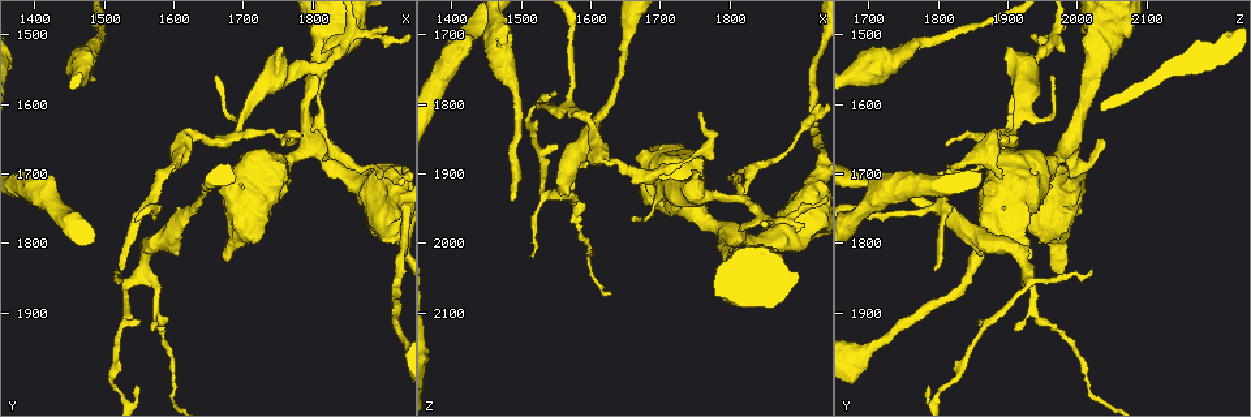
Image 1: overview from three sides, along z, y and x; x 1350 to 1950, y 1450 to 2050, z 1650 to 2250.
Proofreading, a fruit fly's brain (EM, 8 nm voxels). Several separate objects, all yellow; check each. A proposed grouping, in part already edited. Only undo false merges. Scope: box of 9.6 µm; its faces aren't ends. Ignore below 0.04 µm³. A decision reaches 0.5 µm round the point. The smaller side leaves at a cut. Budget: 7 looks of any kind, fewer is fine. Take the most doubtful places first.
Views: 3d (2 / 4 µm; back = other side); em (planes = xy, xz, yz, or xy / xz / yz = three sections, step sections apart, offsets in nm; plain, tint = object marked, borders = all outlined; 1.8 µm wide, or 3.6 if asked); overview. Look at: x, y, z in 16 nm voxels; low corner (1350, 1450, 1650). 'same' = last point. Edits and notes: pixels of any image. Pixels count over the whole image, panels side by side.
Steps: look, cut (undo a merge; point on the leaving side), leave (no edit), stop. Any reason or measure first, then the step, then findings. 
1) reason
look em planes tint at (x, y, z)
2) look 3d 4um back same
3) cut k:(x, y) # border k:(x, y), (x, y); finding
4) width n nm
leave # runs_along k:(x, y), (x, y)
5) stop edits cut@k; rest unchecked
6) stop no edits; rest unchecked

three arms meet
look em planes borders at (1560, 1845, 1930)

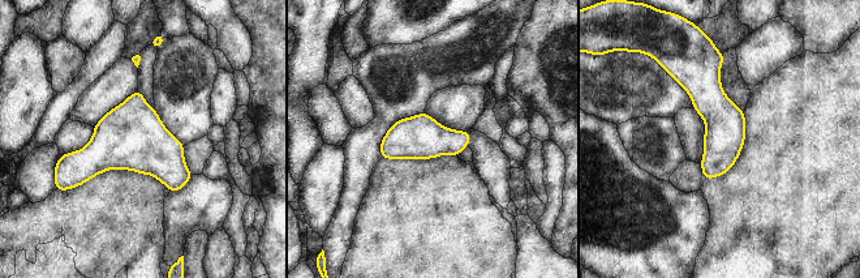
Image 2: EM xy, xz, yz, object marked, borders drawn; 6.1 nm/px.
leave # runs_along 2:(718, 60), (706, 175); continuous, no second cell

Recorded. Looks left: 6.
calibre changes
look 3d 2um back at (1805, 1555, 1935)

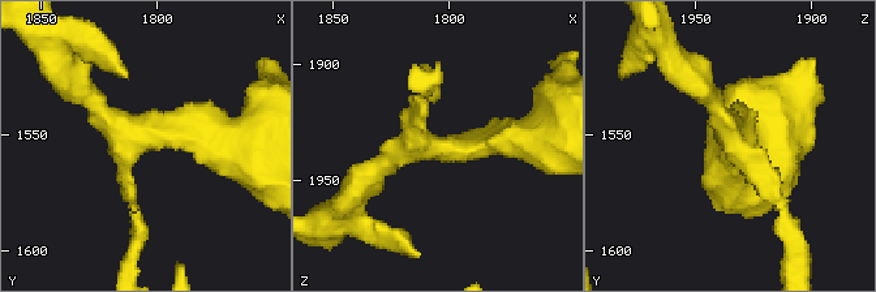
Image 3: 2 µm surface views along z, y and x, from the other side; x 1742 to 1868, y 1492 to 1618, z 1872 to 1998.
arms 3; shape alone is not enough
look em 3.6um planes tint at (1809, 1550, 1934)

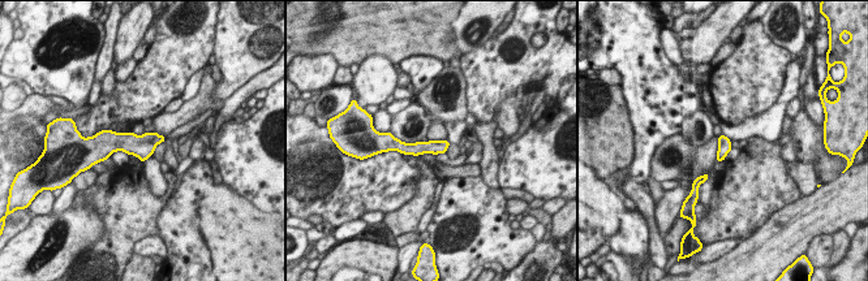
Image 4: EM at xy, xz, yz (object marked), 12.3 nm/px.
leave # runs_along 4:(445, 143), (435, 147), (394, 145); one cell here

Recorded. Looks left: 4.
thick turns thin
look em xy step 8 tint at (1795, 1665, 1985)

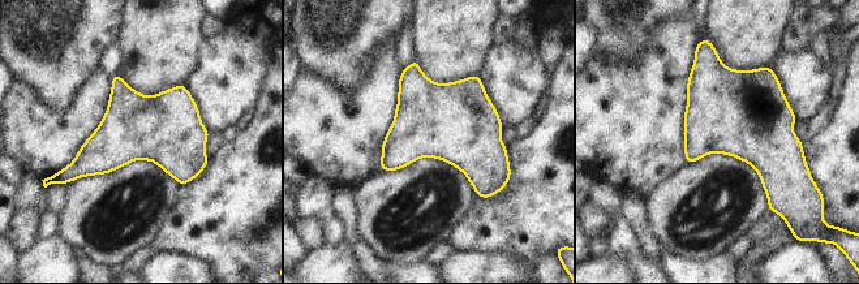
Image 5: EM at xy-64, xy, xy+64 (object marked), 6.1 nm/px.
another direction
look em planes borders same

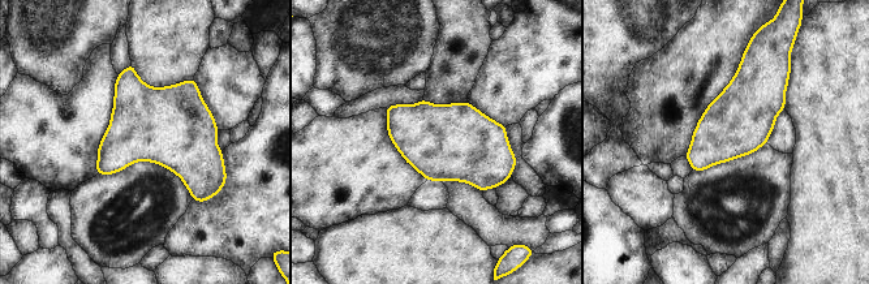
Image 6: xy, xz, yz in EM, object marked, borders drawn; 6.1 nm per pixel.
leave # one cell here

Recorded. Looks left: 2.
stop no edits; rest unchecked

